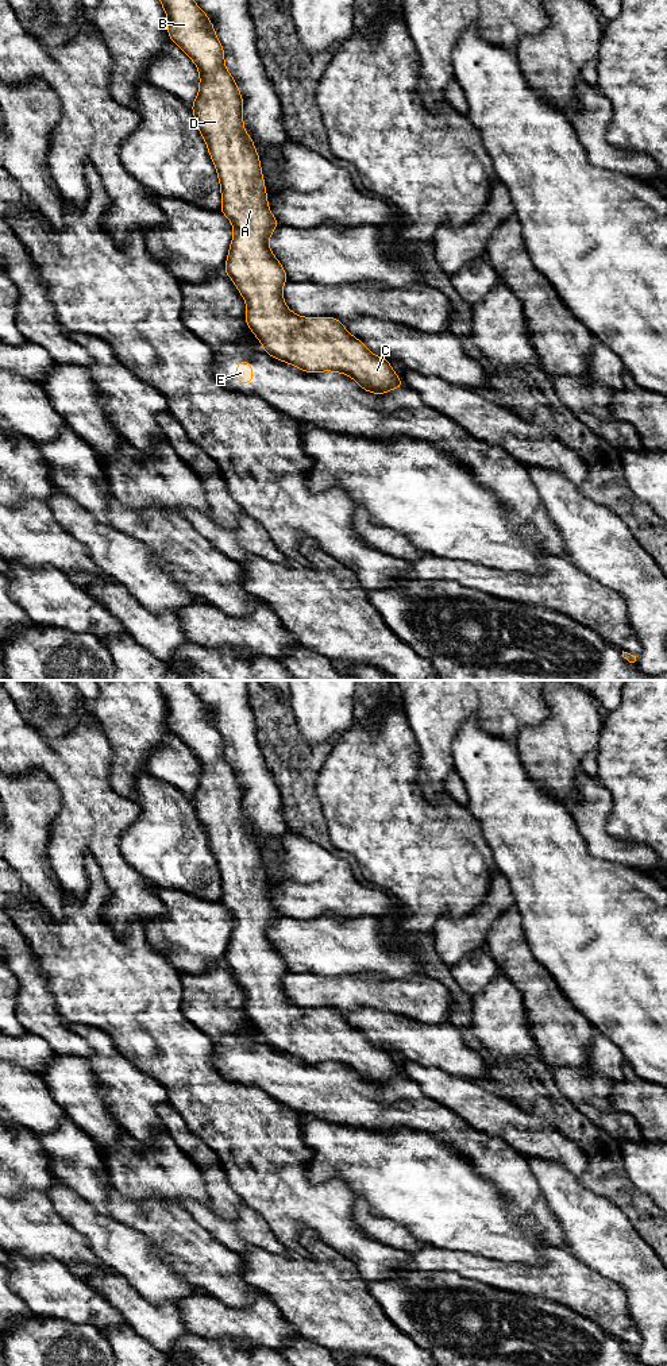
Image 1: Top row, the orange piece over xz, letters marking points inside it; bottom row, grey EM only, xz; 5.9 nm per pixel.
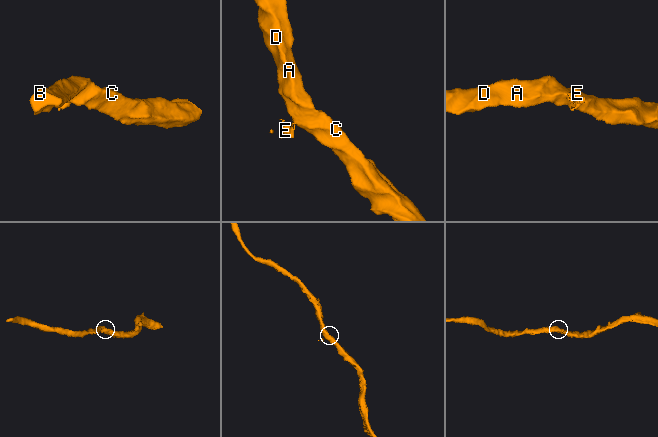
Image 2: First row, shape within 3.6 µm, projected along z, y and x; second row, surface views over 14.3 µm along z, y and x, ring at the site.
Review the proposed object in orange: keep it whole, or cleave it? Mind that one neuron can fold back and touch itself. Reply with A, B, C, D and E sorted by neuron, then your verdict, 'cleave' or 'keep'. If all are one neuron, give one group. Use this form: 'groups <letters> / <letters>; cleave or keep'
groups A B C D / E; cleave

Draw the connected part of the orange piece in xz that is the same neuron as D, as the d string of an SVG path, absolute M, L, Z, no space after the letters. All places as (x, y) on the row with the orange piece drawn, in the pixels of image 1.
M159 0L167 15L169 38L196 63L200 72L198 94L192 111L215 163L220 188L220 211L234 227L224 273L232 278L247 304L246 323L265 352L300 367L304 373L336 371L354 378L373 394L385 394L392 389L405 387L388 359L373 355L362 343L347 332L335 317L300 317L290 312L282 297L286 273L269 248L269 236L279 225L270 213L259 155L252 139L243 127L243 97L234 77L224 65L224 50L213 24L193 0Z

